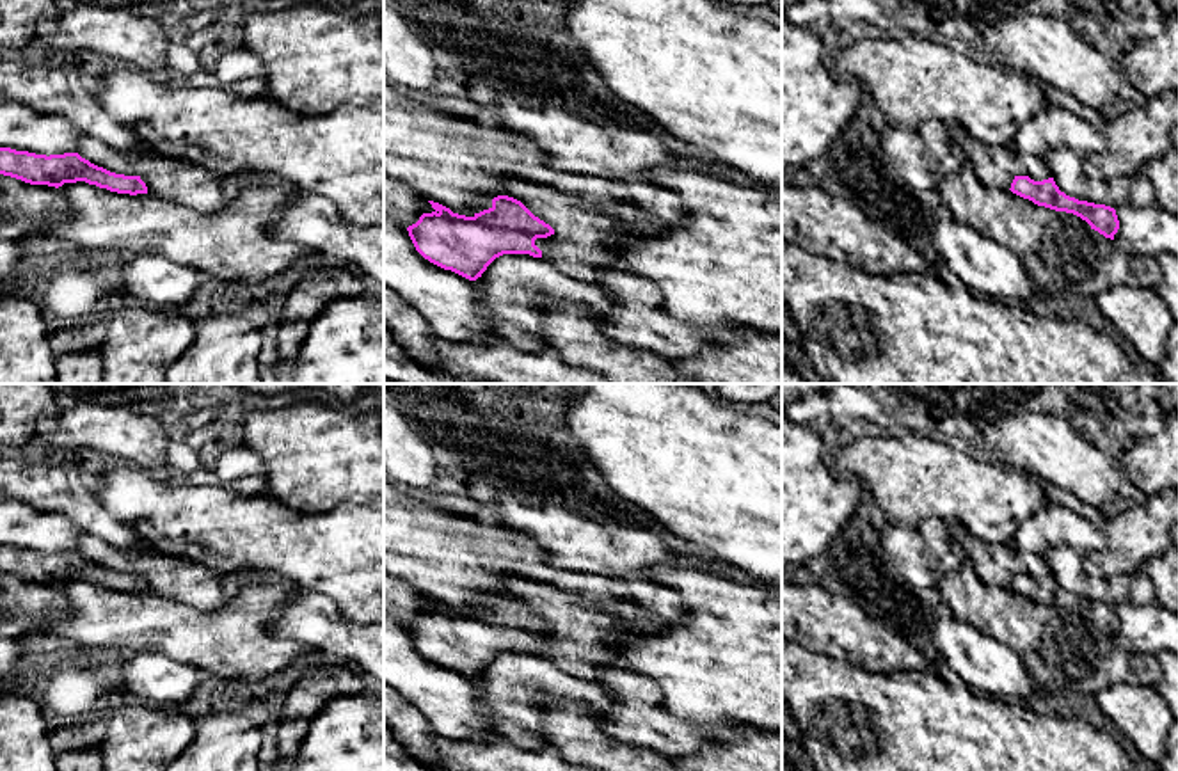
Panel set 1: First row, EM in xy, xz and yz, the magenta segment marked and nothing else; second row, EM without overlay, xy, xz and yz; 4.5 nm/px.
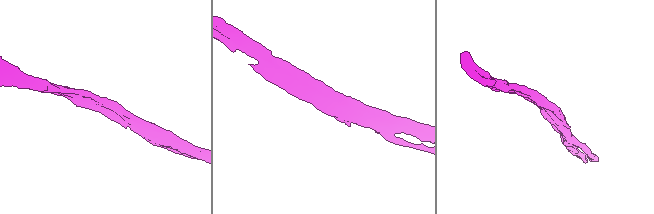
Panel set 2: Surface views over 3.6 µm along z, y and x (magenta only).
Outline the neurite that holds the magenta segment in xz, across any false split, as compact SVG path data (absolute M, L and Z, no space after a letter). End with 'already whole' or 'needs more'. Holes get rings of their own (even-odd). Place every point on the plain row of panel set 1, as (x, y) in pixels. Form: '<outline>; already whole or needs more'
M497 593L492 604L473 615L453 611L428 599L432 611L407 625L416 648L430 661L476 679L487 664L503 652L529 652L542 656L537 636L554 632L554 627L535 615L521 599Z; already whole

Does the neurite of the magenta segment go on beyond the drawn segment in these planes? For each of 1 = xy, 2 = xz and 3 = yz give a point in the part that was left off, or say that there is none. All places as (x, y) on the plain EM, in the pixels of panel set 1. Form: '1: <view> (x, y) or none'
1: none
2: none
3: none

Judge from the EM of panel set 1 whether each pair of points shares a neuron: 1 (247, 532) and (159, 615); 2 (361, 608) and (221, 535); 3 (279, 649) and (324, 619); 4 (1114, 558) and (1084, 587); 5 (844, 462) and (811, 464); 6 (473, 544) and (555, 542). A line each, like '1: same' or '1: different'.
1: different
2: same
3: different
4: different
5: different
6: different

